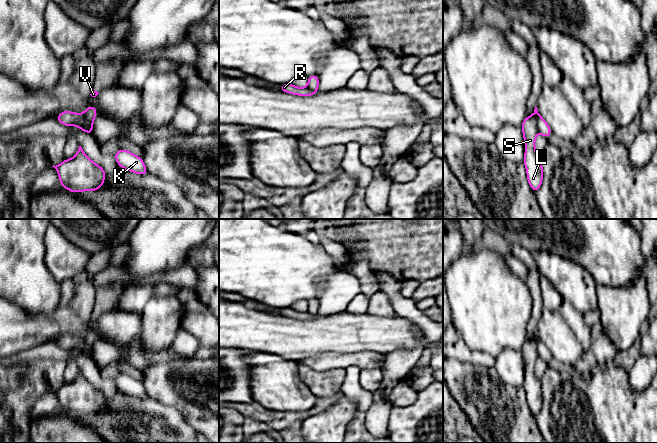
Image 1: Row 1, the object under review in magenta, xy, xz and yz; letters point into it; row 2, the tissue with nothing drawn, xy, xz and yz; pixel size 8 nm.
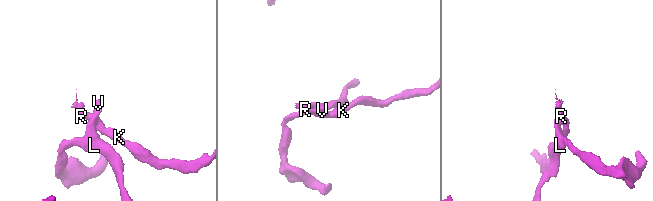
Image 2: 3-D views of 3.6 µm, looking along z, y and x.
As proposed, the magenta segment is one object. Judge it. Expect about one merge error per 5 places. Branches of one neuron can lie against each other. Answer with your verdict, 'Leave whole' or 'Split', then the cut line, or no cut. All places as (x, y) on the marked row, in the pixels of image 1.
Split. Split along yz (539, 115), (537, 118), (537, 131)

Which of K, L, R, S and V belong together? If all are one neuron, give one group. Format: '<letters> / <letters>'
K R / L S V

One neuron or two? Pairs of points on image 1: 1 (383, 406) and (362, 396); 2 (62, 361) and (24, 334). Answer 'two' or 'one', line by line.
1: two
2: two

